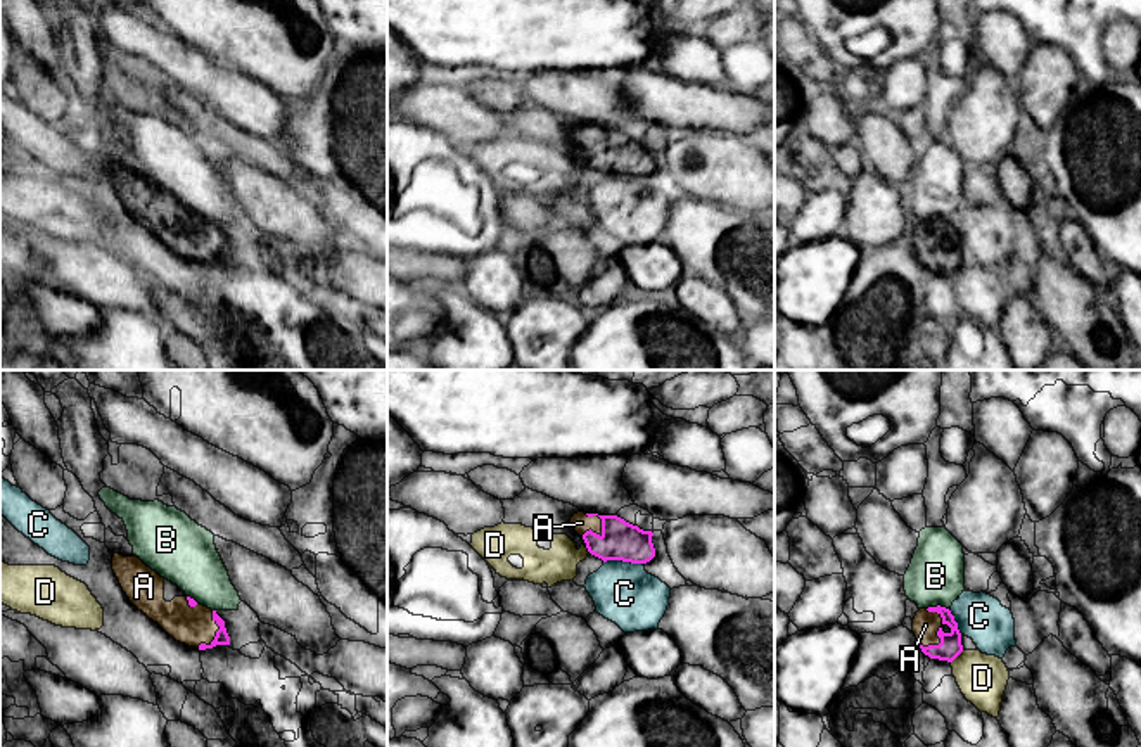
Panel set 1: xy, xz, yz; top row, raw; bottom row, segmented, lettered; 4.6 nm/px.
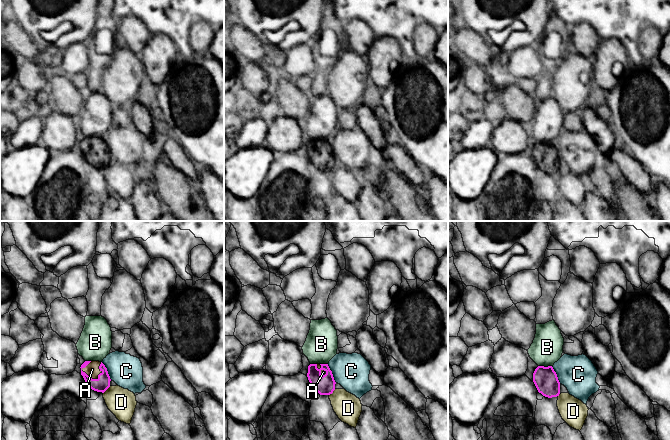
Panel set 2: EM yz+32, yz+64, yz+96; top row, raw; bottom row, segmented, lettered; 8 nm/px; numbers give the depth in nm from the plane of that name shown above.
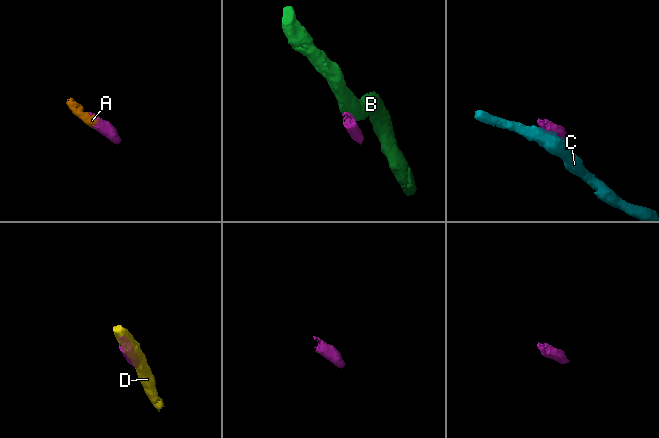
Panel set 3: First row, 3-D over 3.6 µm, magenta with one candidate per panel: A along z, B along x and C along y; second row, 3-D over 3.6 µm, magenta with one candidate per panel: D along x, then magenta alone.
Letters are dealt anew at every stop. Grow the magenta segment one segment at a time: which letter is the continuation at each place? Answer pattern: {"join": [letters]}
{"join": ["A"]}

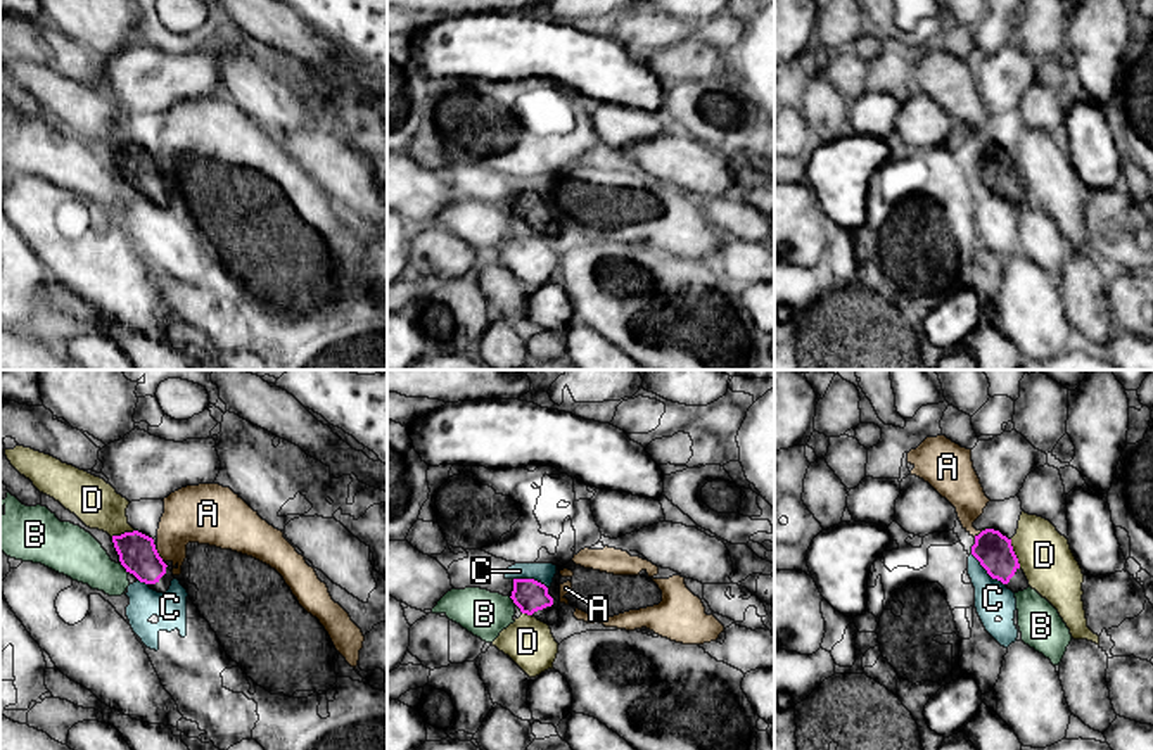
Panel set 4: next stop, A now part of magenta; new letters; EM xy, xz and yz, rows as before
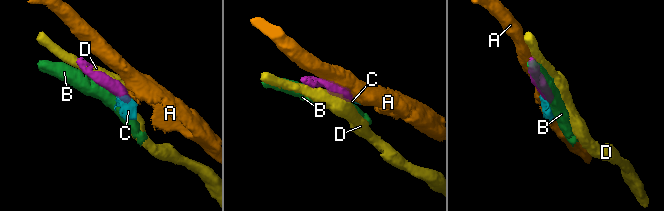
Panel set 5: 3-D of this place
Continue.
{"join": []}

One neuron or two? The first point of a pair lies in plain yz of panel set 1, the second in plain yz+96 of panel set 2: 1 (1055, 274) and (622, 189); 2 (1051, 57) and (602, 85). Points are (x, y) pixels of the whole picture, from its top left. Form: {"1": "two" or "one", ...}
{"1": "one", "2": "one"}

